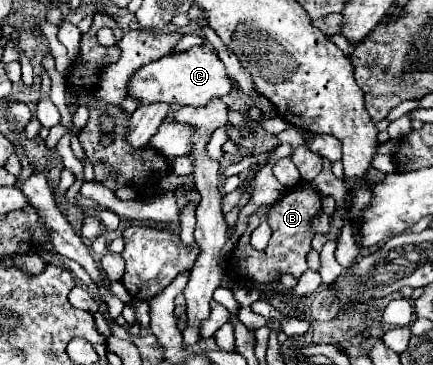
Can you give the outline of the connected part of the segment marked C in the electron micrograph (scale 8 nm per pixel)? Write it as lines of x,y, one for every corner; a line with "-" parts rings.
207,45
191,47
189,51
183,53
171,53
165,55
145,67
141,67
131,83
129,83
129,95
139,99
141,105
145,103
155,103
155,101
165,101
165,103
179,103
179,105
193,105
193,107
203,107
215,97
225,97
235,89
235,83
231,81
223,61
217,57
213,49

